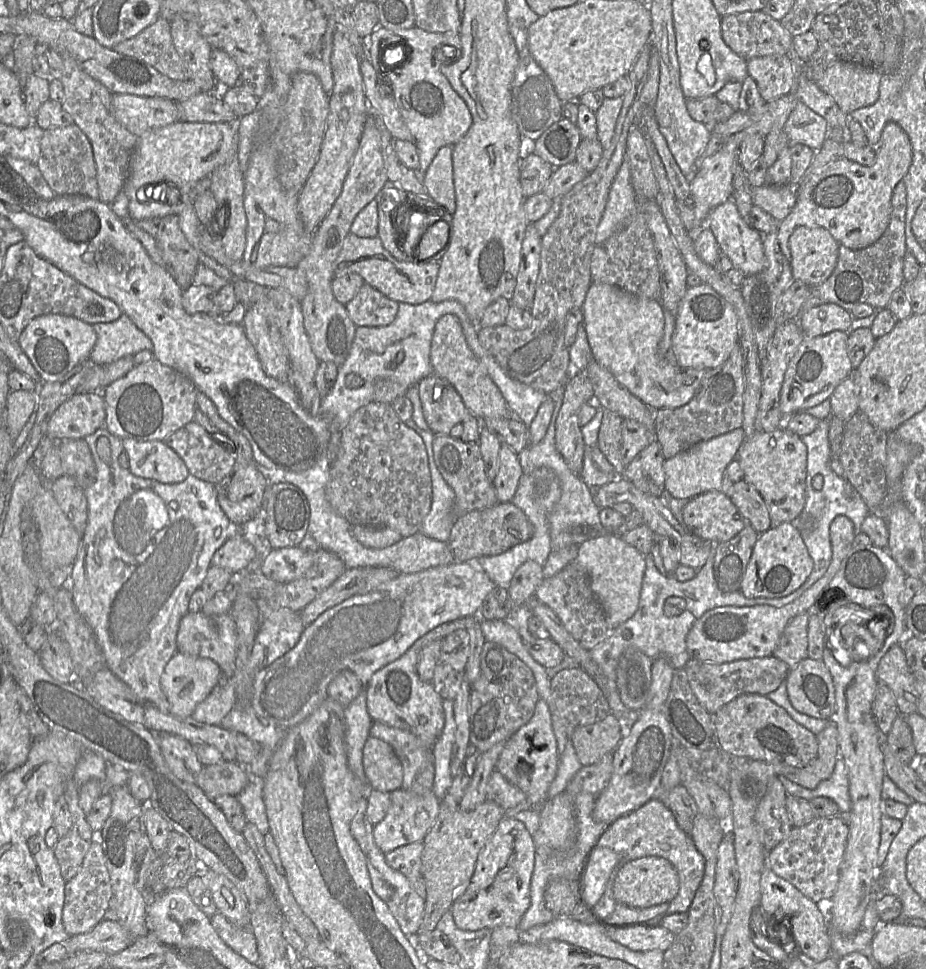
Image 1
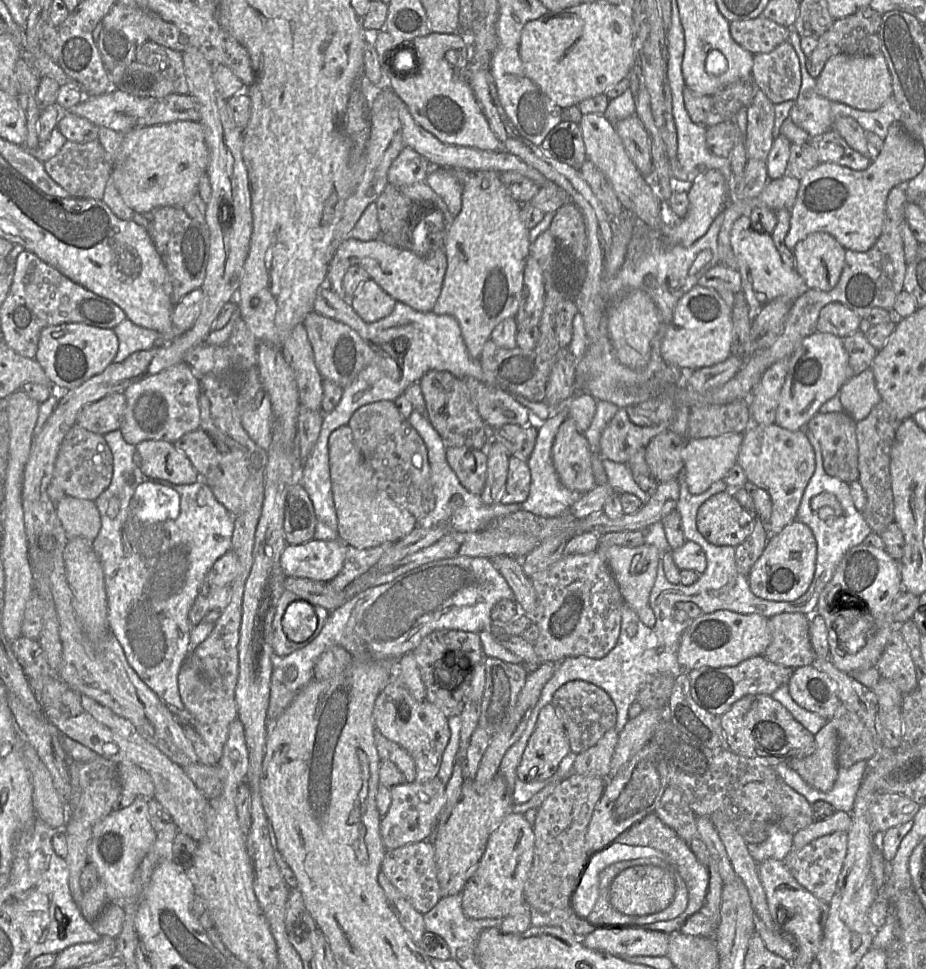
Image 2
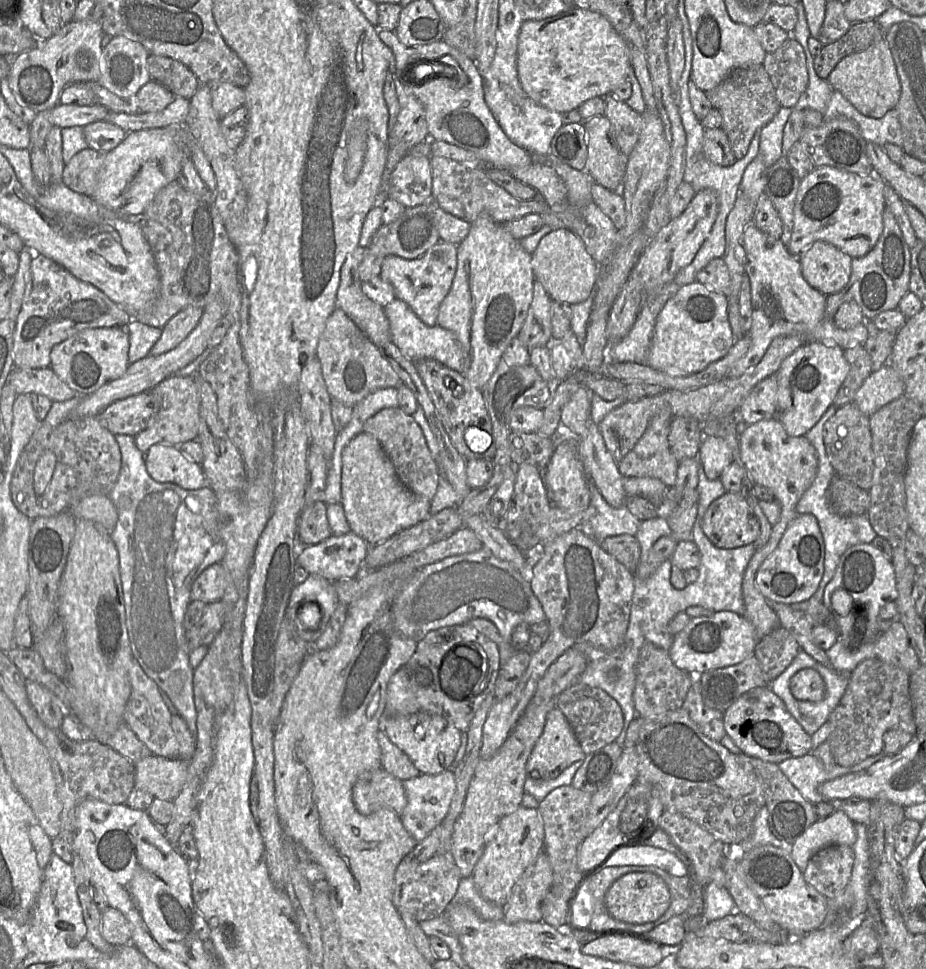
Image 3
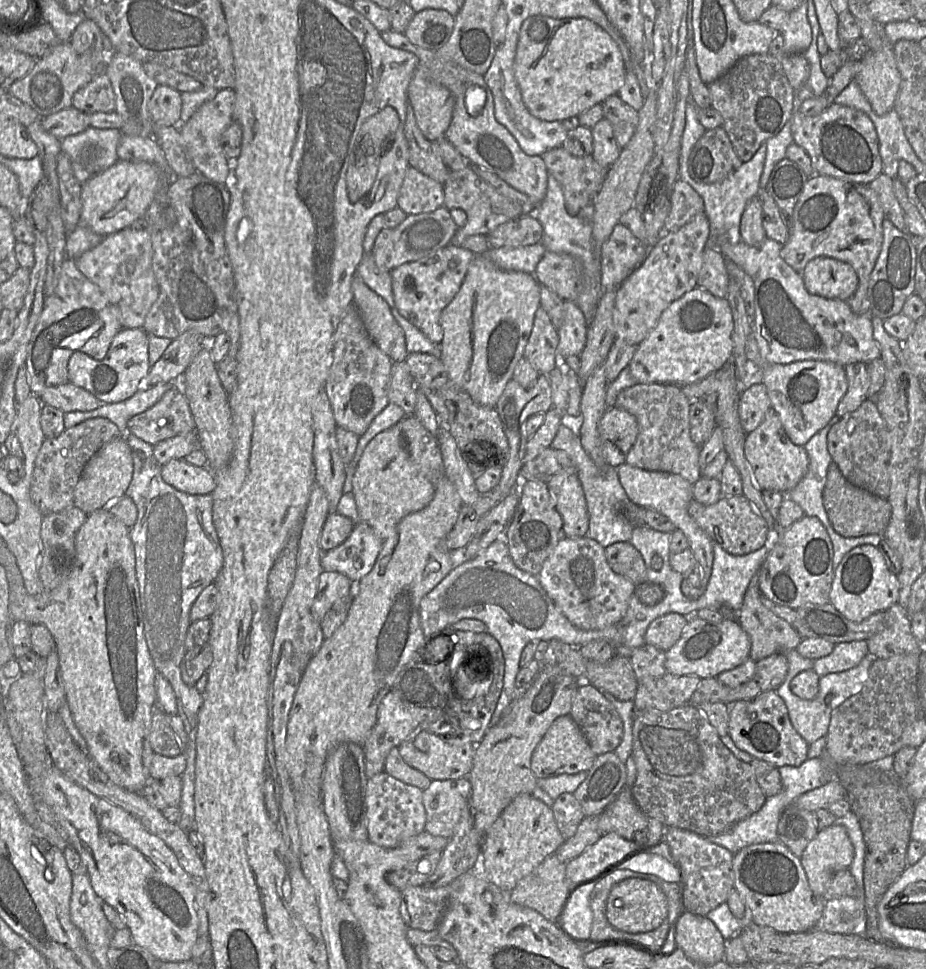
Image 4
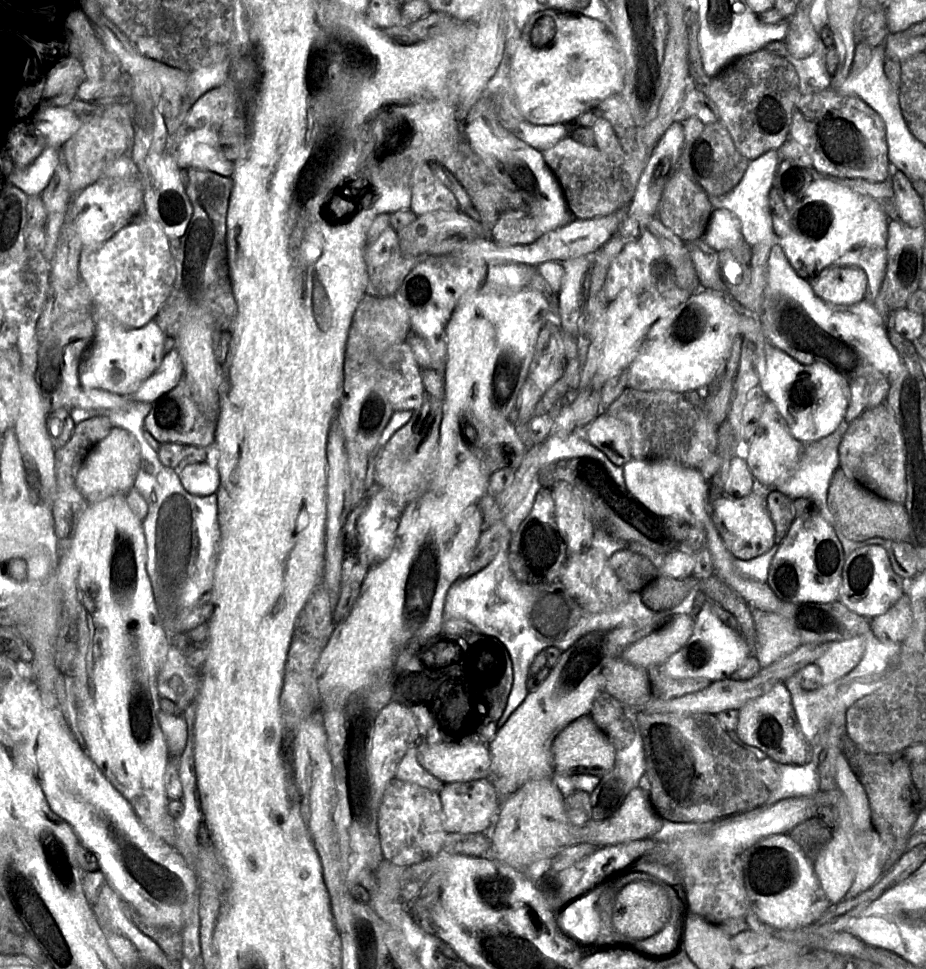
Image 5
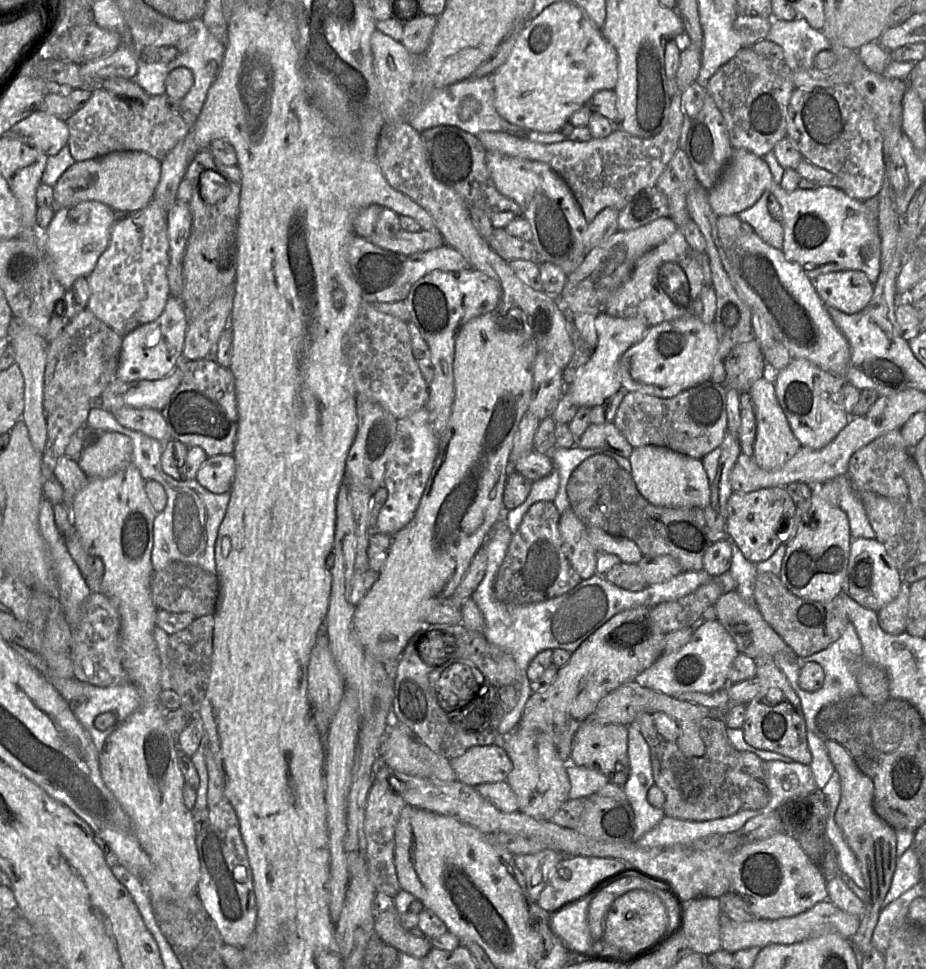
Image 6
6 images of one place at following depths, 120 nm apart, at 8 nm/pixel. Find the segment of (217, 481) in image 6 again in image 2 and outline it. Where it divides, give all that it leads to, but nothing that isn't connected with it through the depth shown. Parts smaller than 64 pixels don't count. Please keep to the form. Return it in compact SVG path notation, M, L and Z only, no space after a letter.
M146 440L136 445L140 458L139 467L144 475L166 480L175 485L195 483L199 474L189 458L173 443L162 440Z

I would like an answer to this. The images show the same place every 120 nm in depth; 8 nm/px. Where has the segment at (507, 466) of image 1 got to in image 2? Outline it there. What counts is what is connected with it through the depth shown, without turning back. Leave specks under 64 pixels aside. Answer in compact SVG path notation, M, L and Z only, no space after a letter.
M510 455L508 477L505 492L500 500L502 504L521 504L529 496L531 472L527 461Z

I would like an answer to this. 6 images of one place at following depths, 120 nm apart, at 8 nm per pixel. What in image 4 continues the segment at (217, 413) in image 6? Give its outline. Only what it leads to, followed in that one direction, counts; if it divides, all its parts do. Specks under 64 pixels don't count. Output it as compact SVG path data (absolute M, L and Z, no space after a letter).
M182 386L168 390L149 409L132 417L128 428L151 445L178 435L196 433L196 424Z

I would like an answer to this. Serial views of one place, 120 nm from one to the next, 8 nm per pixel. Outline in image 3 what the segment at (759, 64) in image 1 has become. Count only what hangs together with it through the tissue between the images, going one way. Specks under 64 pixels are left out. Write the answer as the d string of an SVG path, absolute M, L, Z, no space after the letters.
M790 37L776 51L767 53L762 65L770 77L781 107L794 109L808 84L803 47Z

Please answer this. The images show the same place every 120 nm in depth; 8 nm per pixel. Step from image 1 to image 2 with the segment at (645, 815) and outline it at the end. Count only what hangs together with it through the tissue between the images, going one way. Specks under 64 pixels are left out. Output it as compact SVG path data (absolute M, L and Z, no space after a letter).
M652 812L646 815L640 822L634 824L629 829L621 833L614 842L626 844L629 846L648 846L662 852L662 859L669 868L682 878L688 891L688 904L685 911L678 917L660 921L650 925L643 925L640 929L649 931L660 931L668 935L675 934L680 931L680 928L685 921L693 914L701 911L705 904L705 898L709 885L709 872L707 867L697 858L695 853L673 829L667 826L656 814Z

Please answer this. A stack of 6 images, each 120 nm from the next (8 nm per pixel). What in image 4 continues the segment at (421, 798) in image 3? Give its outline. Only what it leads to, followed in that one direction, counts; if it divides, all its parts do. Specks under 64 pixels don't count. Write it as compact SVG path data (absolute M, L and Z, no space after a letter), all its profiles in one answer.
M468 777L432 780L429 787L423 790L425 831L434 836L450 838L463 811L469 806L470 794Z

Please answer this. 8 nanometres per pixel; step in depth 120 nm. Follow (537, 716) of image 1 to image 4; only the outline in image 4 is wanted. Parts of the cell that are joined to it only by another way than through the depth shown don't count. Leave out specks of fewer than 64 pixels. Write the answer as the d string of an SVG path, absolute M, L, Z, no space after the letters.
M569 715L560 716L554 720L533 752L531 770L537 779L587 772L596 756L576 722Z

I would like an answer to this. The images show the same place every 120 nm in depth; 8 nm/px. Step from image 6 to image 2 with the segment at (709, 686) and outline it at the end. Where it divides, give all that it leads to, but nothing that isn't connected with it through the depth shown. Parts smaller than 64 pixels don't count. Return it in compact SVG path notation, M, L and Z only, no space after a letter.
M718 610L691 620L682 634L677 652L684 671L700 667L734 667L751 657L763 656L770 643L769 619L759 614Z

